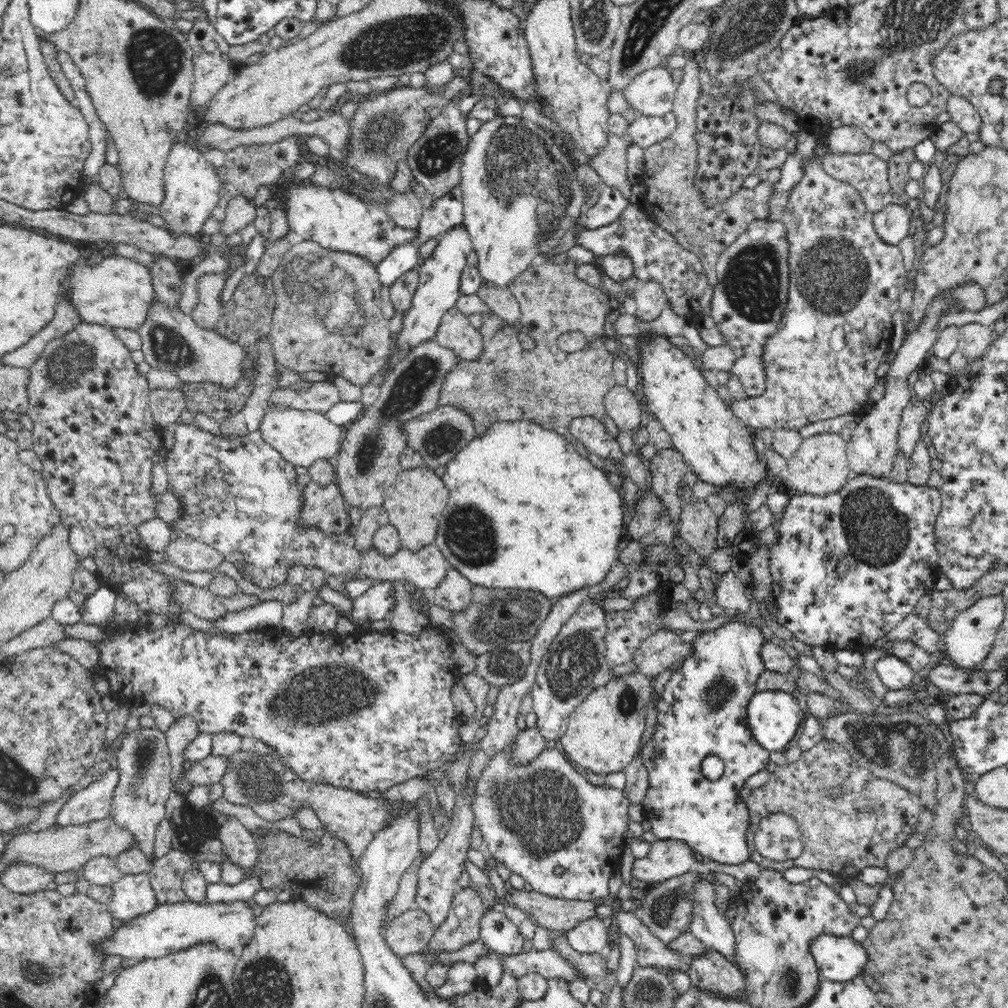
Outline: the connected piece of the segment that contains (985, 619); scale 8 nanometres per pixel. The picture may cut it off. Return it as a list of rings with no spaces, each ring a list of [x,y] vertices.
[[[1002,596],[982,597],[974,606],[960,612],[951,623],[950,629],[944,633],[946,651],[944,660],[960,669],[972,669],[981,664],[994,645],[996,634],[1004,622],[1006,616],[1006,599]]]

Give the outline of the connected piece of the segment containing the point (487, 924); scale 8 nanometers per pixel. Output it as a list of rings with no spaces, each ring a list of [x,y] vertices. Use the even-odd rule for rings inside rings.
[[[488,908],[481,918],[480,930],[481,939],[489,950],[502,956],[512,956],[524,952],[522,946],[526,944],[526,938],[501,909]]]

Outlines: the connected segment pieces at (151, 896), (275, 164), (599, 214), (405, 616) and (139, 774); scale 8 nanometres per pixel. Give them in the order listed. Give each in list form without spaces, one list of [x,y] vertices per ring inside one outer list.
[[[148,873],[123,875],[112,886],[112,895],[106,904],[117,920],[128,922],[158,906]]]
[[[290,136],[276,144],[238,146],[234,150],[226,151],[226,162],[217,169],[221,181],[220,203],[229,203],[244,193],[248,194],[248,200],[254,201],[259,188],[273,187],[284,170],[294,169],[301,161],[299,145],[296,136]]]
[[[603,185],[596,205],[584,209],[574,224],[584,224],[587,229],[597,229],[618,220],[621,212],[628,206],[627,200],[616,188]]]
[[[396,580],[391,581],[391,583],[396,599],[398,599],[396,610],[389,616],[389,620],[392,623],[392,631],[414,636],[429,628],[428,616],[419,614],[419,612],[415,612],[411,608],[411,596],[404,589],[404,582]]]
[[[155,728],[127,731],[126,736],[117,741],[118,751],[115,755],[116,769],[118,771],[118,784],[114,788],[111,814],[113,821],[122,828],[132,833],[134,846],[138,847],[153,864],[156,860],[154,855],[154,842],[156,827],[166,816],[166,801],[170,798],[172,791],[172,767],[170,766],[169,749],[167,748],[167,739],[165,734]]]

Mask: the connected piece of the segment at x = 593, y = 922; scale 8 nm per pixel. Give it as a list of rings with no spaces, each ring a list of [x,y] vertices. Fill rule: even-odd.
[[[602,918],[585,920],[570,930],[562,931],[561,934],[578,953],[592,954],[606,951],[608,936]]]

